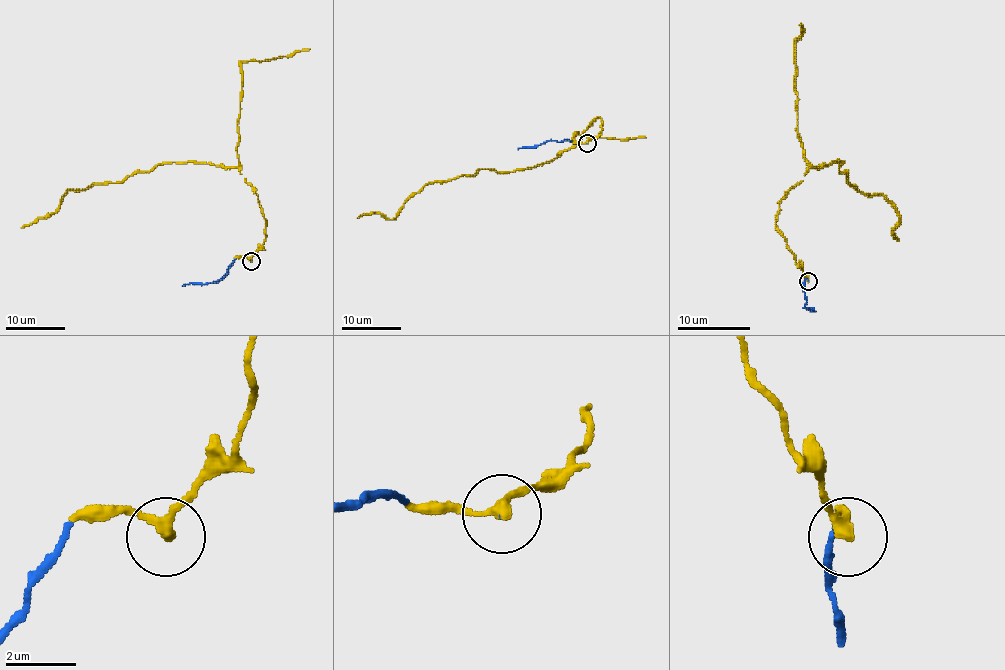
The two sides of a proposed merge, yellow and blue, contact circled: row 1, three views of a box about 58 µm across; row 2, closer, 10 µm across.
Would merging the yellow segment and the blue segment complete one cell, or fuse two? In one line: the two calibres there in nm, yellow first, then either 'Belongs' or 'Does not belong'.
Thickness 260 nm (yellow) against 30 nm. Belongs

